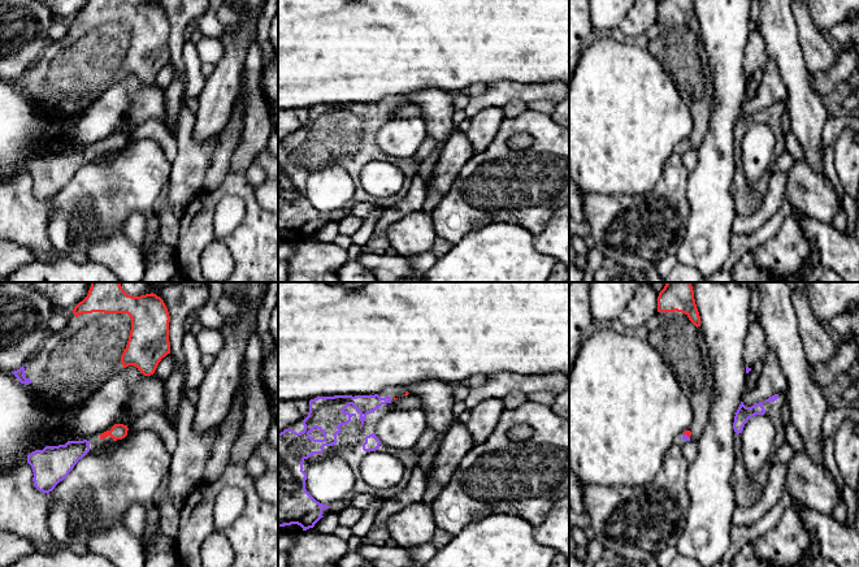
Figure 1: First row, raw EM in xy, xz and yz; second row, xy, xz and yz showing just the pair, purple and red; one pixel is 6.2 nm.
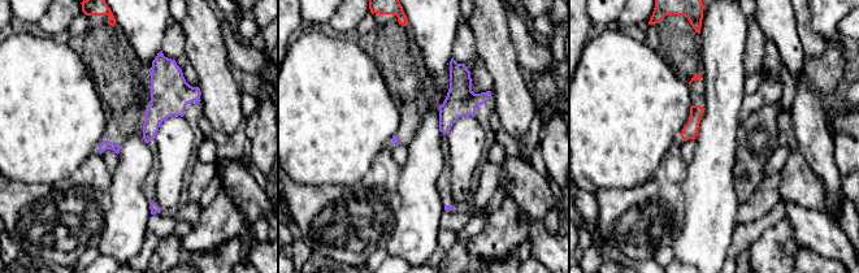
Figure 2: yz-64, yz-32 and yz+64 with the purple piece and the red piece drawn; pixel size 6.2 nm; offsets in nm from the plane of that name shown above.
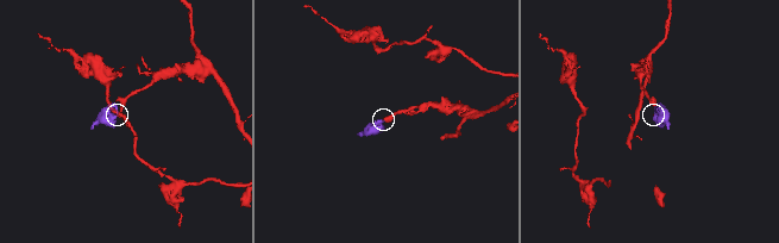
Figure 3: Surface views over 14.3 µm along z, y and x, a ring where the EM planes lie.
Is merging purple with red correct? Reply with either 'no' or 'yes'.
yes

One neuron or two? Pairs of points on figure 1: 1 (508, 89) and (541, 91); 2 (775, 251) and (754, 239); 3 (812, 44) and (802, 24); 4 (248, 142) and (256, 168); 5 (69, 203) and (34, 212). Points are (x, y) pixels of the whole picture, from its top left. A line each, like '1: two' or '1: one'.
1: one
2: two
3: one
4: two
5: two

